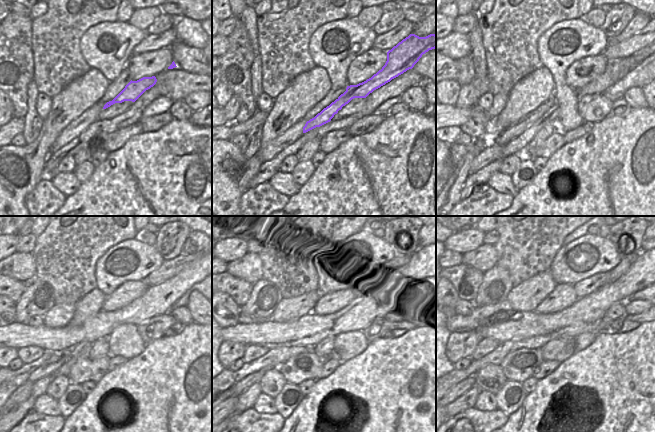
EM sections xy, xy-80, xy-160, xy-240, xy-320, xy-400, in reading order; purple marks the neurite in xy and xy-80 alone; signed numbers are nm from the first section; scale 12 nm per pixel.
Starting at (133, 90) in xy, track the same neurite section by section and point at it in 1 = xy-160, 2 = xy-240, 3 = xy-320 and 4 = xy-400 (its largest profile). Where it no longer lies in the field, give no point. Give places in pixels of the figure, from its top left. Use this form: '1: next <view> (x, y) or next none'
1: next xy-160 (519, 144)
2: next xy-240 (39, 387)
3: next xy-320 (246, 400)
4: next xy-400 (466, 401)

